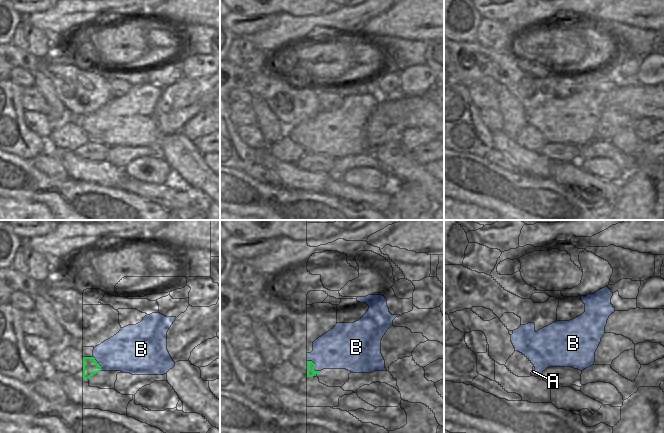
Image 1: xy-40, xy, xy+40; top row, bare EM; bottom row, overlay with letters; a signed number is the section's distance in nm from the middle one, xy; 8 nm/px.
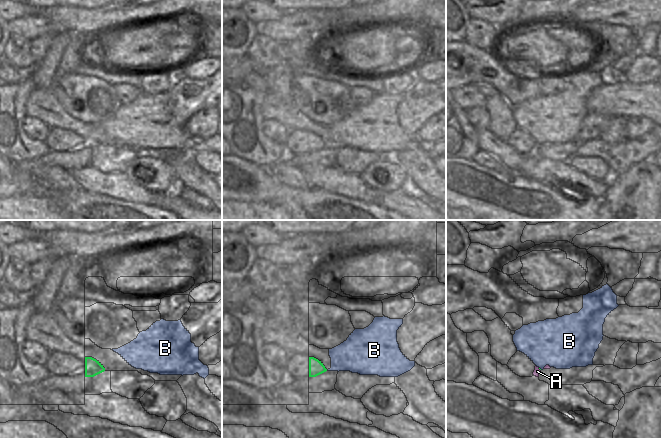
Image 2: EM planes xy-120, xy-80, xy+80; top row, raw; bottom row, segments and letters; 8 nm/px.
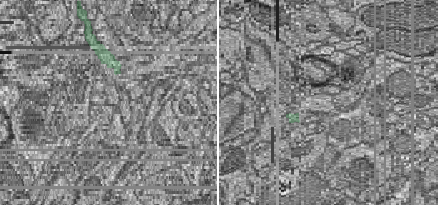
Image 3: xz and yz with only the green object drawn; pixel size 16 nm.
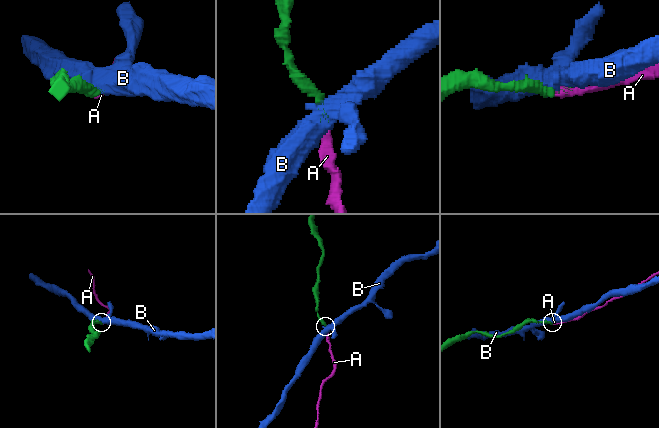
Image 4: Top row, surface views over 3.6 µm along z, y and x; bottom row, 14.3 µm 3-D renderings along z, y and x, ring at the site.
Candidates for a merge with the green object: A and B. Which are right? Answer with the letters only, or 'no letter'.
A

